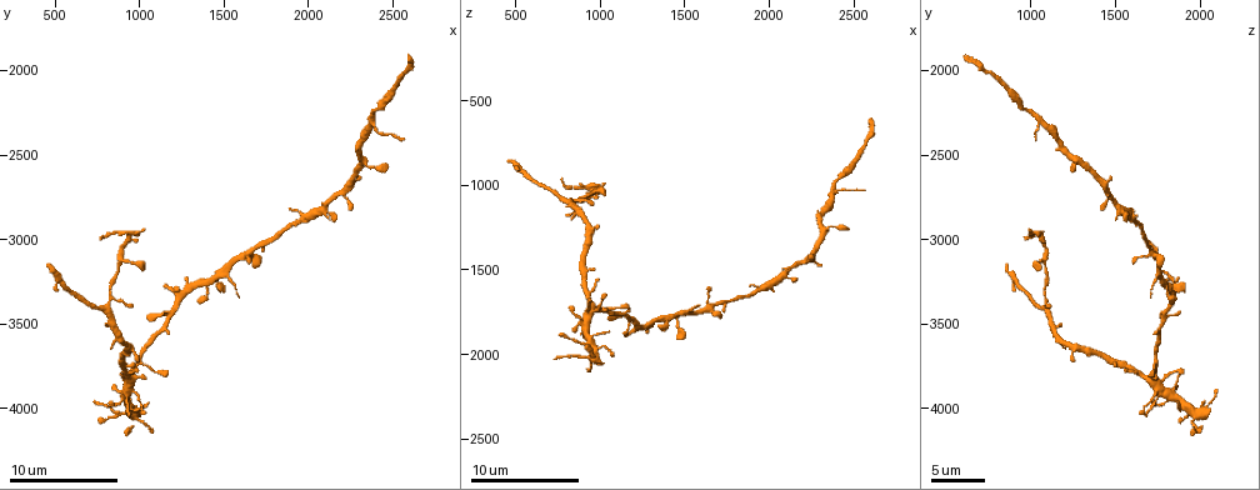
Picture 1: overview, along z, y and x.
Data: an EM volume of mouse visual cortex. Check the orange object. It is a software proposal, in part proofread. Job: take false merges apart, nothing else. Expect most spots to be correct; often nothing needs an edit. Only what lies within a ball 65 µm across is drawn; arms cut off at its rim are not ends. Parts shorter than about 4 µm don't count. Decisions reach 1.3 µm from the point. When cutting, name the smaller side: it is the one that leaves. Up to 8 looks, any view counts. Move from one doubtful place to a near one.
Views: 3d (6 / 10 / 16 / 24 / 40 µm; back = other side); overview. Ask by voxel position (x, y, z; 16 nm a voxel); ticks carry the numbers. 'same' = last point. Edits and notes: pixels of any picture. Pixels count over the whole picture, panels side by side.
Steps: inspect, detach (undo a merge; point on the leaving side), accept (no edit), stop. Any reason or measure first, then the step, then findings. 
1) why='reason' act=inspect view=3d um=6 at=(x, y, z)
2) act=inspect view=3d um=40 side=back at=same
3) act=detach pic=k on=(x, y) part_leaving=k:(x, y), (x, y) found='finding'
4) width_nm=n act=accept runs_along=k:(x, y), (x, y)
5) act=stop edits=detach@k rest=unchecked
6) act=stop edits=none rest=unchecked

why='four arms meet' act=inspect view=3d um=6 at=(780, 3400, 1100)

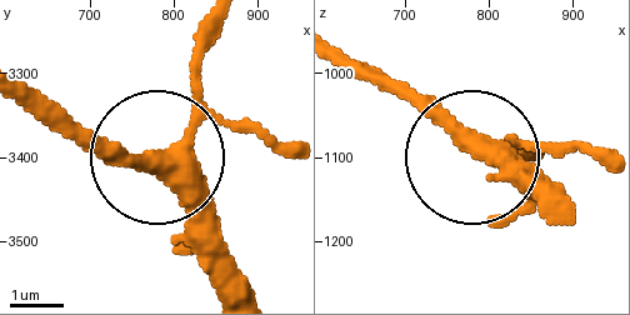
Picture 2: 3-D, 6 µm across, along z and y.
arms=4 act=accept runs_along=2:(538, 208), (380, 78) found='continuous, no second cell'

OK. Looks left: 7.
why='thick turns thin' act=inspect view=3d um=6 at=(920, 2960, 1020)

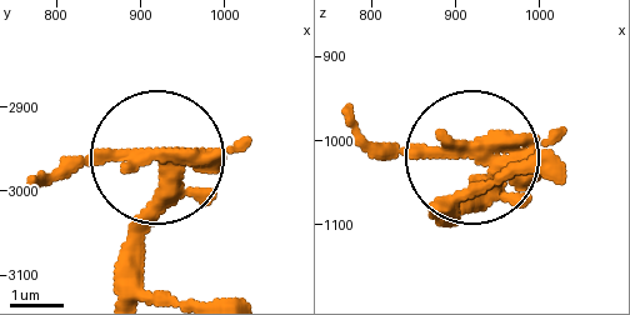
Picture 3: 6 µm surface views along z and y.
width_nm=270 act=detach pic=3 on=(121, 170) part_leaving=3:(181, 154), (78, 154), (38, 180) found='a second cell is stuck on'

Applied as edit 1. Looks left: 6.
act=inspect view=overview

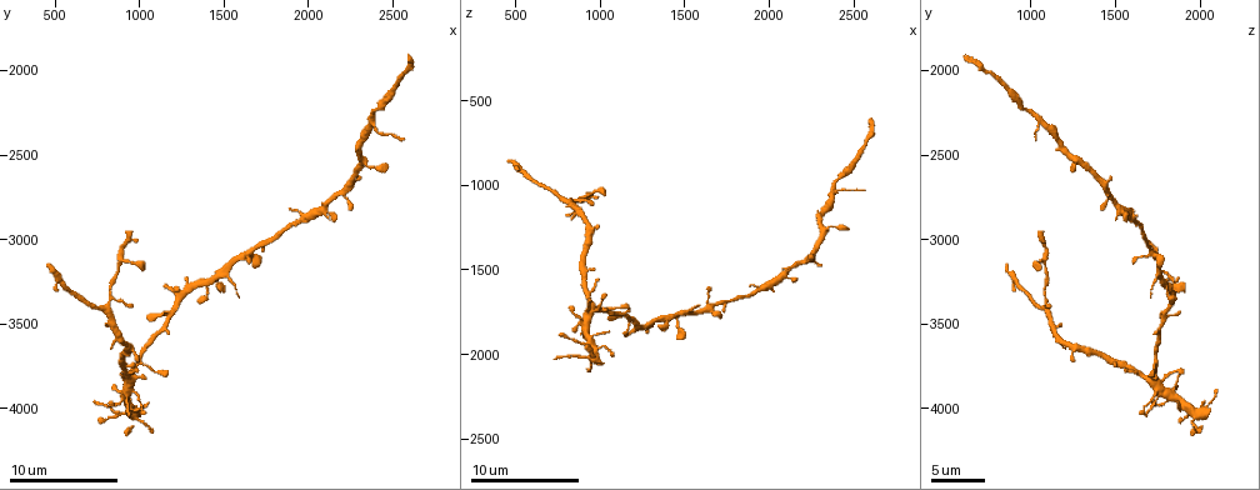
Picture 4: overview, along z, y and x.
act=inspect view=3d um=10 at=(1420, 3220, 1780)

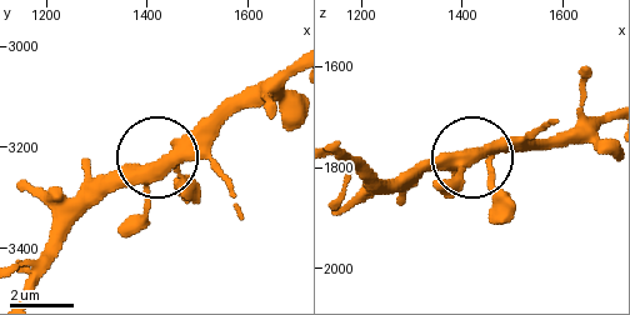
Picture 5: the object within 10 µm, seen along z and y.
act=inspect view=3d um=6 at=(1420, 3240, 1780)

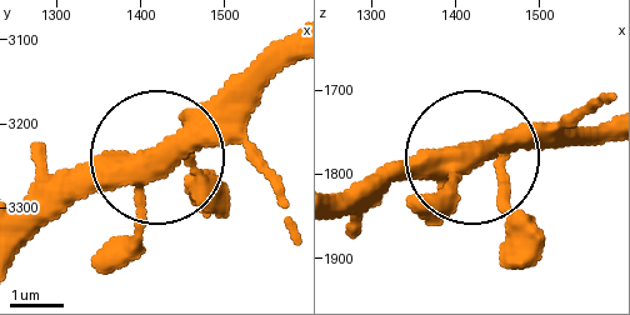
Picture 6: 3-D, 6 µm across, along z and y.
arms=4 act=accept found='continuous, no second cell'

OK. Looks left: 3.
why='arms part here' act=inspect view=3d um=6 at=(940, 3840, 1680)

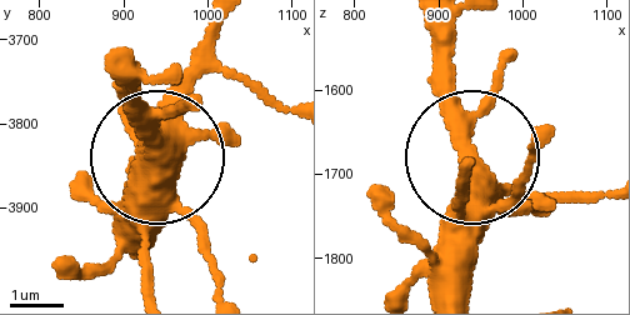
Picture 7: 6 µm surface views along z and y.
width_nm=420 act=accept runs_along=7:(218, 33), (155, 158), (155, 243) found='all the same cell'

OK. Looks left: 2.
act=stop edits=detach@3 rest=unchecked

